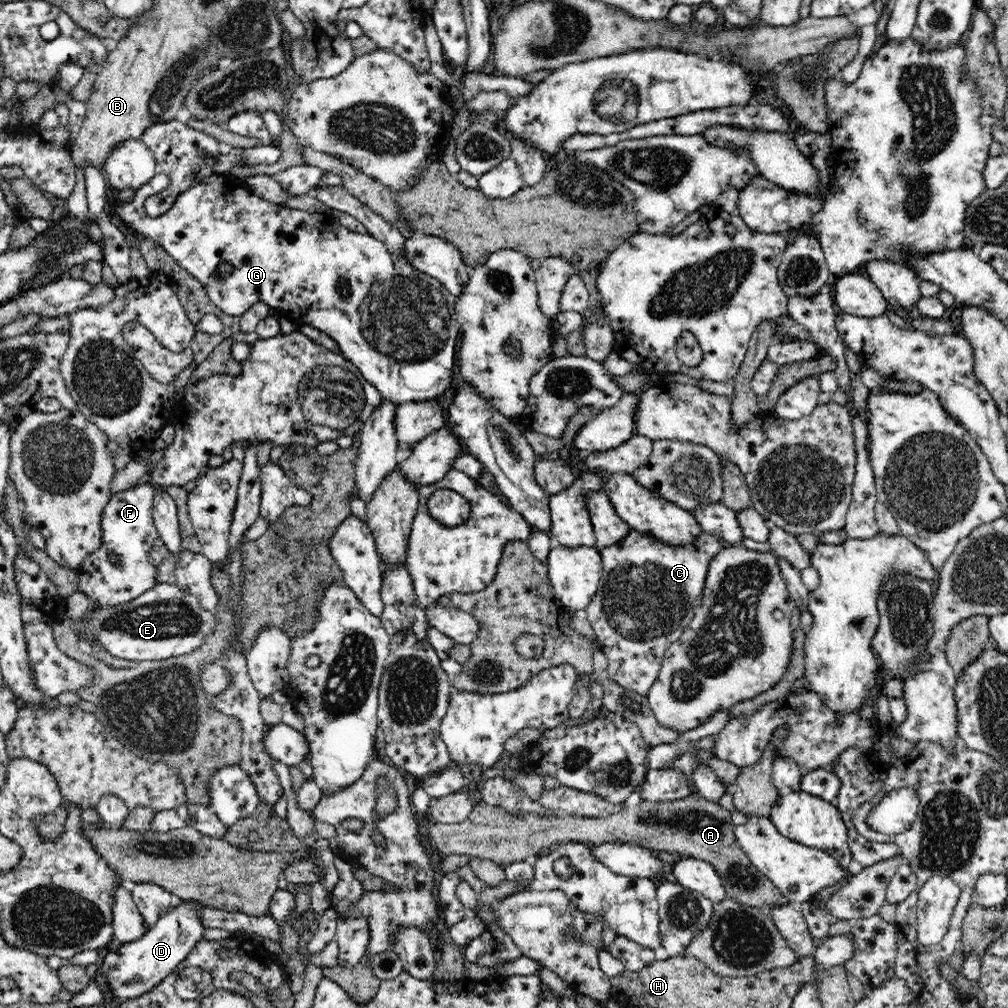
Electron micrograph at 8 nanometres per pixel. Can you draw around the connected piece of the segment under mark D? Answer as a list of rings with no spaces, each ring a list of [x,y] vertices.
[[[179,900],[172,904],[169,909],[136,941],[130,943],[114,944],[107,948],[101,958],[102,968],[99,969],[106,984],[110,987],[110,995],[114,995],[117,1002],[130,1000],[154,990],[156,986],[180,965],[186,956],[195,948],[195,945],[204,939],[204,930],[207,928],[200,921],[200,906],[196,901]]]

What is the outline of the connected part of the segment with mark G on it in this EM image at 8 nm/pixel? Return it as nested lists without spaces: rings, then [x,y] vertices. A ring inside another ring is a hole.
[[[216,172],[212,173],[200,182],[193,184],[189,189],[183,190],[175,198],[168,212],[157,217],[148,216],[144,208],[145,200],[148,197],[154,197],[158,193],[161,193],[170,183],[170,177],[168,177],[168,175],[157,173],[154,175],[154,178],[151,178],[145,185],[135,190],[131,202],[124,201],[119,205],[115,205],[110,213],[116,214],[116,216],[120,218],[120,222],[122,222],[124,226],[132,228],[137,236],[142,236],[142,238],[145,236],[145,238],[156,241],[169,256],[178,262],[178,265],[180,265],[183,270],[186,270],[186,272],[200,281],[202,288],[204,288],[208,297],[210,297],[210,300],[212,300],[222,312],[225,312],[228,316],[241,316],[252,304],[262,301],[268,304],[272,309],[276,308],[280,310],[288,320],[295,324],[306,323],[317,328],[320,332],[324,332],[324,334],[327,334],[332,340],[335,340],[339,352],[344,355],[346,360],[349,360],[360,370],[360,374],[362,374],[366,382],[373,384],[383,398],[392,401],[395,405],[402,404],[403,402],[434,400],[443,394],[450,386],[452,374],[454,374],[456,342],[458,342],[461,333],[455,309],[457,297],[450,293],[439,280],[414,269],[404,258],[400,257],[400,255],[386,250],[386,245],[382,241],[368,235],[366,232],[360,234],[358,232],[352,232],[349,228],[342,226],[330,213],[308,213],[308,211],[282,207],[282,205],[268,202],[264,200],[264,198],[249,192],[248,188],[242,185],[242,180],[231,174],[223,175]],[[222,262],[233,268],[233,272],[226,276],[226,278],[222,278],[218,275],[218,266],[220,266]],[[340,278],[343,278],[343,280],[347,282],[347,286],[349,286],[350,294],[347,297],[340,295],[338,286]]]

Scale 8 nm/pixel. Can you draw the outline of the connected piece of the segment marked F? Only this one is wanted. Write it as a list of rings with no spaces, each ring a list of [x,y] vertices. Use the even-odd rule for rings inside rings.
[[[146,479],[138,486],[134,486],[131,490],[113,494],[112,499],[104,508],[101,522],[101,530],[103,531],[103,542],[100,548],[96,549],[92,554],[84,558],[84,562],[80,562],[80,566],[74,569],[79,576],[78,591],[84,592],[94,602],[94,608],[86,614],[94,614],[100,608],[112,608],[112,606],[120,604],[128,604],[132,600],[136,600],[142,596],[147,590],[160,583],[156,580],[156,566],[151,563],[149,555],[155,540],[159,538],[156,526],[153,521],[153,499],[154,488],[150,480]],[[115,552],[119,556],[121,563],[114,565],[108,559],[108,553]]]

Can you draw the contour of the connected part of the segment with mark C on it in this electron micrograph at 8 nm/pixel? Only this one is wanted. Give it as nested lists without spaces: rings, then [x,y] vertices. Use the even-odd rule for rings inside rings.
[[[632,529],[632,532],[624,538],[624,542],[616,542],[616,546],[608,546],[600,551],[603,569],[599,588],[583,615],[592,625],[600,649],[607,656],[606,673],[610,680],[645,696],[658,678],[668,647],[672,642],[679,640],[682,632],[694,619],[710,561],[724,546],[715,535],[706,532],[698,534],[696,542],[690,542],[688,546],[670,546],[648,534],[641,534]]]

